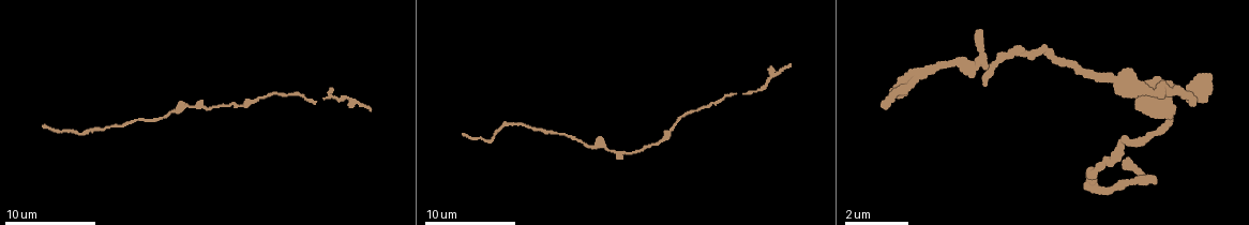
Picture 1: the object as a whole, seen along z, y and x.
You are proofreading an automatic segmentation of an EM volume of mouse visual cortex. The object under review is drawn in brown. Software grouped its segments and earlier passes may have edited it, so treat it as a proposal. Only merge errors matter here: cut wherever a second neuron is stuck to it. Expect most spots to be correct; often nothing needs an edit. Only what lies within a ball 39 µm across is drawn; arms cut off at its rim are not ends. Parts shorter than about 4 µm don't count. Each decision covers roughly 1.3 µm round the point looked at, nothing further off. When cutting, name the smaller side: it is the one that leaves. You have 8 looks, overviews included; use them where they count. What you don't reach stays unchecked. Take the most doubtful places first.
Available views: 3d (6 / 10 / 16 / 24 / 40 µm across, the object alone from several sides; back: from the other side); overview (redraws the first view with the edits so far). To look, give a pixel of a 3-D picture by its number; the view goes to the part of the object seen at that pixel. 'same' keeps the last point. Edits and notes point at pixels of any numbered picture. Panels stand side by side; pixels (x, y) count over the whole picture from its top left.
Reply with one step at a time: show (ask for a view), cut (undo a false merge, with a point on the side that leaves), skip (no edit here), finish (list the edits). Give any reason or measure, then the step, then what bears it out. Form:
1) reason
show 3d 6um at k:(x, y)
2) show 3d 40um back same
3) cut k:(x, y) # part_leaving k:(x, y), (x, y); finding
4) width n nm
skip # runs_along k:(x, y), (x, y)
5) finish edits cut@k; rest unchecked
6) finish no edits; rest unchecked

thick turns thin
show 3d 10um at 1:(169, 111)

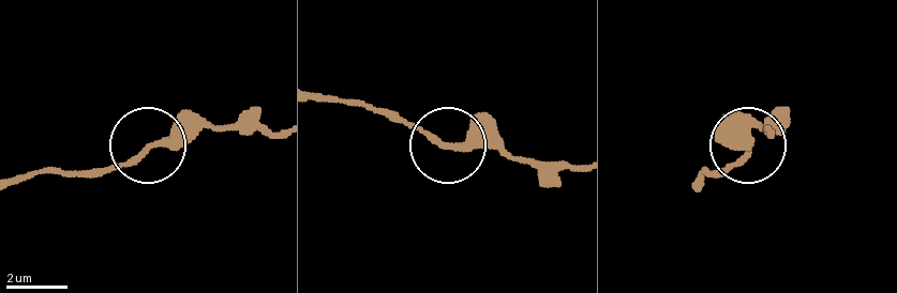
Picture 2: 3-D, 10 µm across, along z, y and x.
skip # runs_along 2:(580, 164), (526, 164), (488, 149), (457, 149), (398, 113); all the same neuron

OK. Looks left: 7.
calibre changes
show 3d 6um at 1:(503, 125)

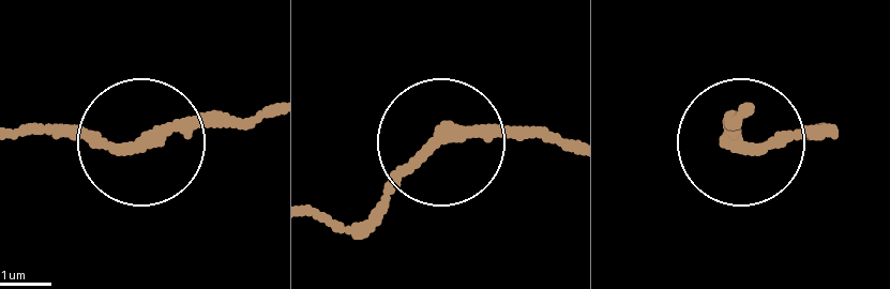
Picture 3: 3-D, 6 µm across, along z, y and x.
skip # runs_along 3:(268, 115), (179, 123), (136, 148), (55, 136); continuous, no second neuron

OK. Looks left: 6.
calibre changes
show 3d 10um at 1:(730, 95)

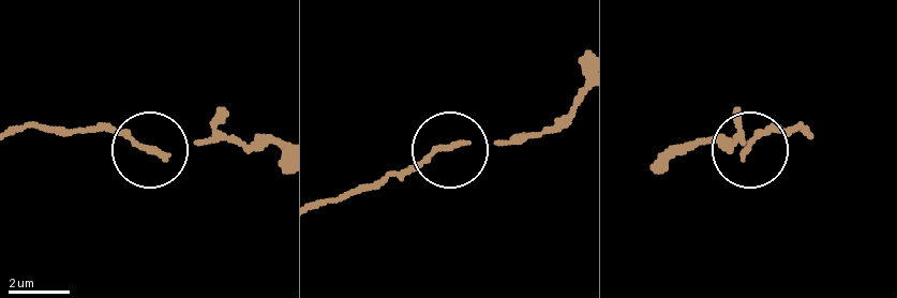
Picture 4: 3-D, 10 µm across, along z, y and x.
skip # runs_along 4:(23, 128), (115, 132), (161, 150), (243, 140); continuous, no second neuron

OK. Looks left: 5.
thick turns thin
show 3d 6um at 1:(659, 144)

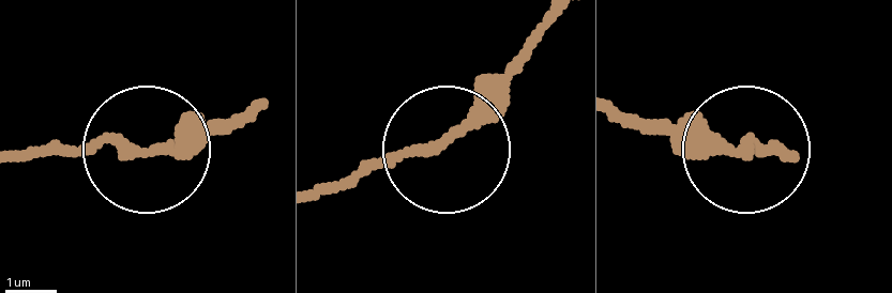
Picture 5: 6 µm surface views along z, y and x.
skip # runs_along 5:(26, 155), (116, 143), (180, 155), (227, 130); all the same neuron

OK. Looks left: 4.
finish no edits; rest unchecked

